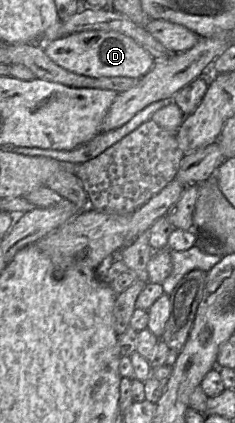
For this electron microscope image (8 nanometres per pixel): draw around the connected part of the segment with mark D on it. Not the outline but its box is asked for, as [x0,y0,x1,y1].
[43,31,155,78]

